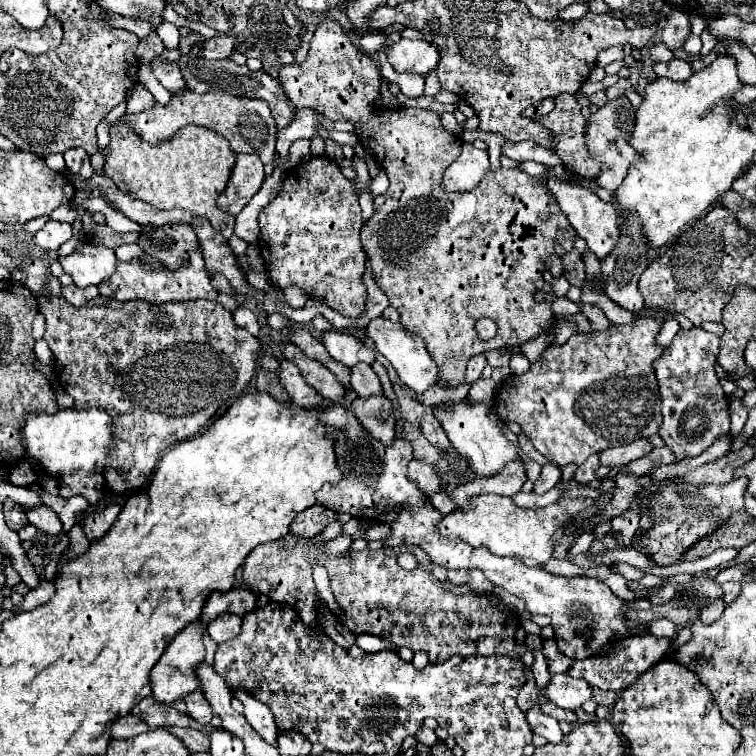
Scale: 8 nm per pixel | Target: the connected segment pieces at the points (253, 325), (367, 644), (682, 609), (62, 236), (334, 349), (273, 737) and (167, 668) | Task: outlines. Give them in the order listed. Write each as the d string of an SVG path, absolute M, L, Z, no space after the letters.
M239 306L239 308L237 308L237 312L233 314L233 320L235 320L237 326L247 328L253 336L259 336L259 324L257 324L257 318L255 318L255 314L253 314L251 310L247 310L245 306Z
M359 634L355 640L357 640L357 646L365 652L377 652L377 650L383 650L383 648L393 648L391 642L385 642L383 638L379 640L377 636L371 636L371 634Z
M695 574L689 582L677 586L677 592L671 600L659 606L651 606L649 610L627 609L624 615L631 620L651 622L655 618L667 618L679 628L689 626L703 608L723 598L723 588L709 574Z
M49 220L37 234L35 234L35 244L43 250L59 250L63 242L71 238L71 224L69 222L55 222Z
M325 332L323 334L323 344L329 350L329 354L343 362L345 366L355 366L359 362L373 364L375 360L375 350L367 348L363 342L359 342L351 334L341 334L341 332Z
M233 690L233 696L237 700L243 702L245 706L245 712L243 716L247 718L247 722L253 726L253 730L263 736L263 740L267 740L267 744L275 744L277 742L277 724L275 724L275 718L271 714L271 710L267 706L263 706L259 700L255 700L249 692L243 692L243 690Z
M199 620L191 622L187 628L183 628L183 632L179 632L171 640L167 650L159 658L159 662L153 666L153 670L151 670L151 686L153 686L153 698L157 702L173 704L177 698L185 698L187 694L191 694L193 690L199 688L199 678L195 676L195 668L199 668L199 664L205 658L203 634L205 634L203 624L199 624Z

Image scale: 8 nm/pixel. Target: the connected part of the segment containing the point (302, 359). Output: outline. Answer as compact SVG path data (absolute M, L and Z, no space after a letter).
M285 344L283 354L285 354L287 360L291 360L299 366L305 382L309 386L313 386L323 398L327 398L331 402L339 402L339 400L345 398L345 386L321 362L305 356L303 350L297 348L295 344Z

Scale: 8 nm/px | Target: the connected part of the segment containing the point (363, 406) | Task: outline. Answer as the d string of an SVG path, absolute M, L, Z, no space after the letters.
M385 396L357 398L349 410L359 418L359 422L383 444L391 444L395 438L395 412L393 404Z

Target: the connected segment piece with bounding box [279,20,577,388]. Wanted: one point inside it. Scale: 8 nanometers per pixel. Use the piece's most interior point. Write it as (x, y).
(443, 260)

